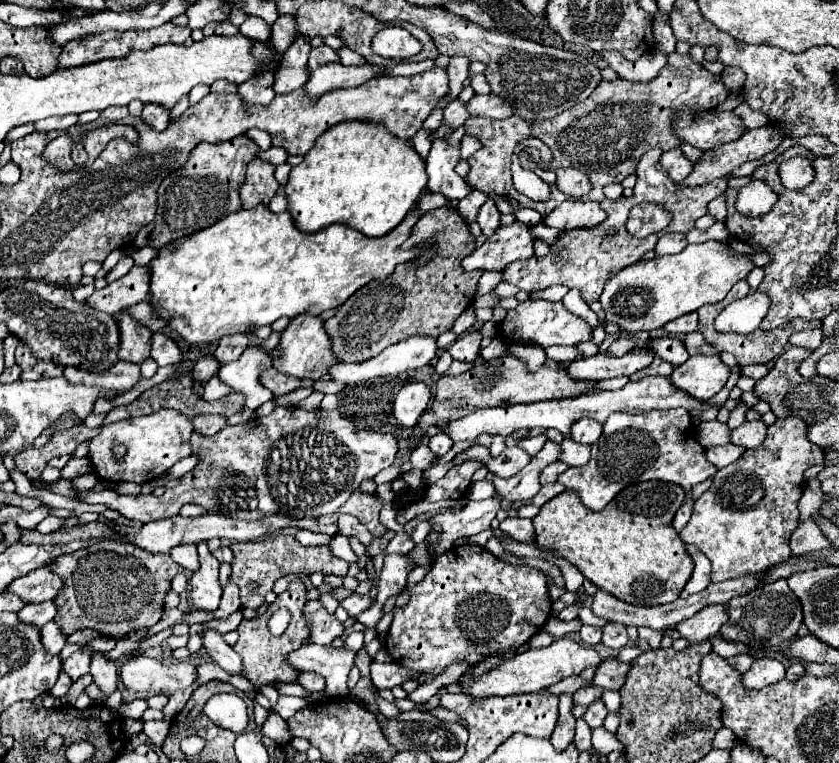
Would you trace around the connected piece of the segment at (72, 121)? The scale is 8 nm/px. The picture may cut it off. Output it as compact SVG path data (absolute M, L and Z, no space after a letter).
M70 115L70 117L48 117L48 119L42 119L42 121L36 121L36 129L38 131L50 131L50 129L68 129L72 125L76 125L78 119L76 115Z

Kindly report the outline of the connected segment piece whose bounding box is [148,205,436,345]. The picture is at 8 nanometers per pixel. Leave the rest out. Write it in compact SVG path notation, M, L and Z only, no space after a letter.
M266 205L240 209L220 219L216 225L194 233L192 237L184 237L174 241L170 247L160 249L160 255L148 265L152 271L150 299L162 317L180 319L180 335L192 345L206 345L210 341L222 339L224 335L250 333L252 327L272 325L282 315L290 319L306 311L320 315L326 309L342 305L370 281L384 281L400 263L428 263L436 255L432 249L432 239L420 241L406 251L400 249L400 245L410 237L418 219L420 211L414 207L398 227L382 237L372 239L344 223L334 223L318 233L304 233L292 223L292 215L288 211L272 213Z

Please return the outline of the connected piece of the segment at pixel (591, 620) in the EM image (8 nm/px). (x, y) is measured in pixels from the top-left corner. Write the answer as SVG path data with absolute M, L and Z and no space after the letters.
M580 610L578 618L584 625L592 625L598 628L603 628L607 624L606 620L597 617L591 610Z

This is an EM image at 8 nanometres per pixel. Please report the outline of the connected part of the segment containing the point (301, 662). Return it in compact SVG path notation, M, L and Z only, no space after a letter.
M304 645L290 655L290 665L300 671L314 671L326 679L326 693L342 697L348 693L348 673L354 667L356 651L346 647Z

